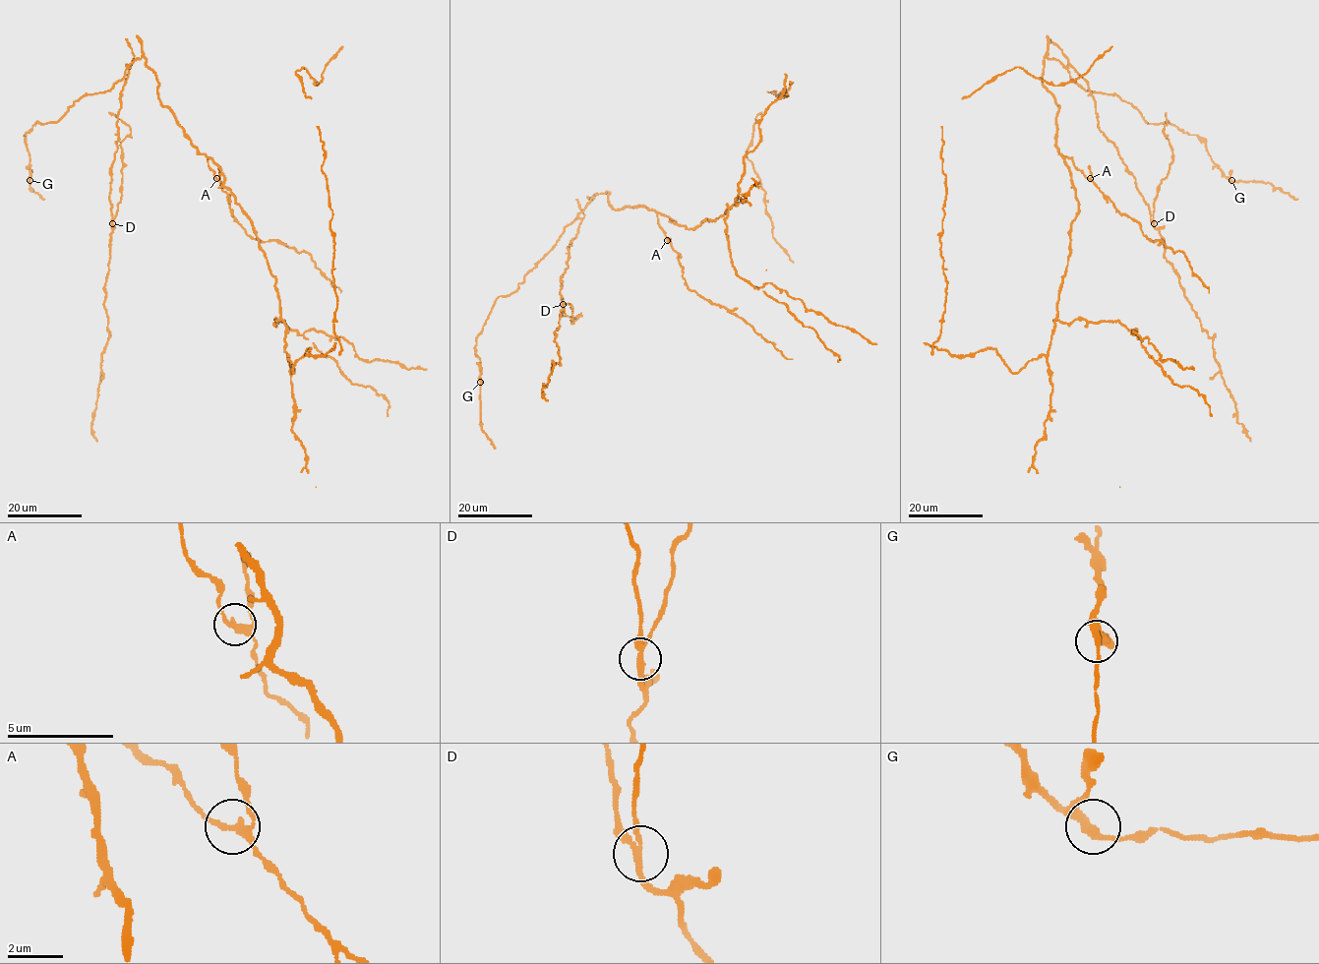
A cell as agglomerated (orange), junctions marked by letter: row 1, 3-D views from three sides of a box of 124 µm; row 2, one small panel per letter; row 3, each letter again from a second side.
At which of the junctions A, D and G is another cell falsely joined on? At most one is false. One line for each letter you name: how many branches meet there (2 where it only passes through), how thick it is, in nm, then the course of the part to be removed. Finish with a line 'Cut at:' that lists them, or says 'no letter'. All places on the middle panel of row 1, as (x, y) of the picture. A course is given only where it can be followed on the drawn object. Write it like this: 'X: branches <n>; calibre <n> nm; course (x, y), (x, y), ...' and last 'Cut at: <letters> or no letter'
D: branches 3; calibre 200 nm; course (563, 304), (569, 303), (572, 323), (571, 320), (581, 314), (576, 317), (559, 316)
Cut at: D

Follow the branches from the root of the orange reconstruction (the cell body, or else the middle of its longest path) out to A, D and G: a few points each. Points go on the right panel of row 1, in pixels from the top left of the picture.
A: (1069, 257), (1070, 225), (1079, 203), (1069, 168), (1063, 157), (1070, 157), (1073, 164), (1090, 178)
D: (1069, 257), (1079, 203), (1056, 146), (1059, 107), (1043, 84), (1046, 57), (1086, 82), (1099, 127), (1154, 223)
G: (1069, 257), (1079, 203), (1046, 57), (1147, 123), (1197, 135), (1231, 180)

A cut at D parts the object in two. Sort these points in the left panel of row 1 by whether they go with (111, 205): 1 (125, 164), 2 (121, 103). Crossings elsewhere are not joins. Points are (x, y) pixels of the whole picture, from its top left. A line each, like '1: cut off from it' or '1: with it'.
1: cut off from it
2: with it

